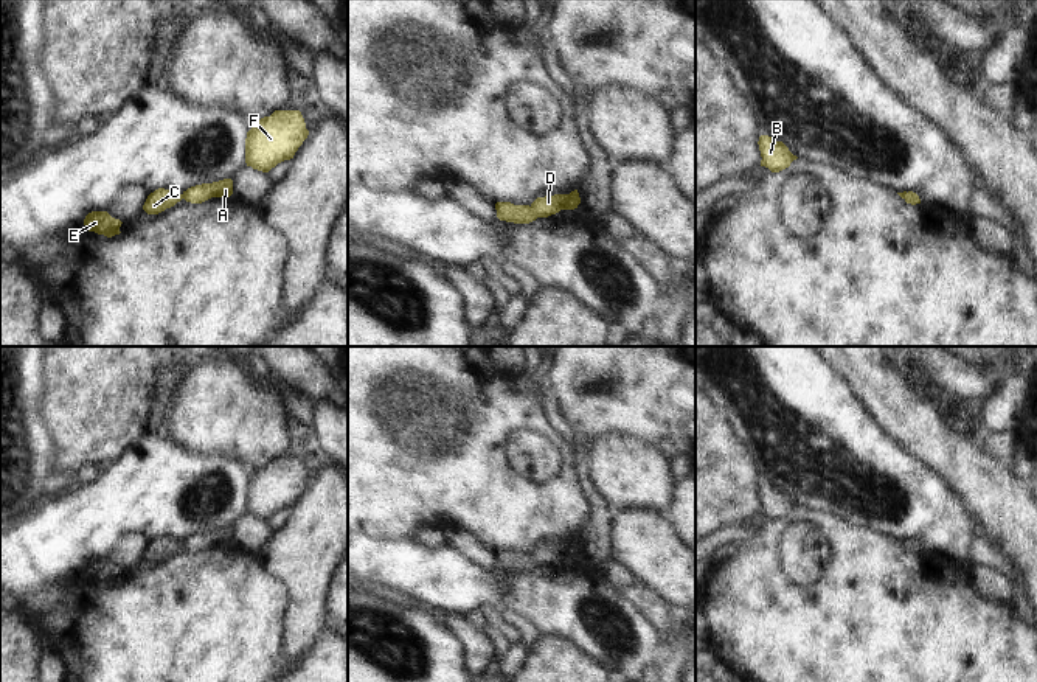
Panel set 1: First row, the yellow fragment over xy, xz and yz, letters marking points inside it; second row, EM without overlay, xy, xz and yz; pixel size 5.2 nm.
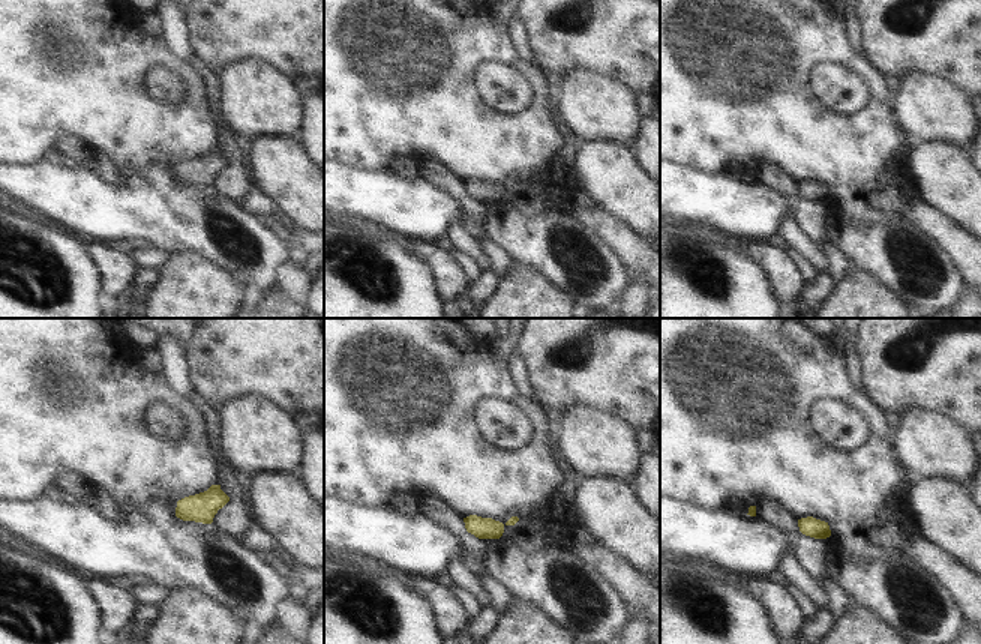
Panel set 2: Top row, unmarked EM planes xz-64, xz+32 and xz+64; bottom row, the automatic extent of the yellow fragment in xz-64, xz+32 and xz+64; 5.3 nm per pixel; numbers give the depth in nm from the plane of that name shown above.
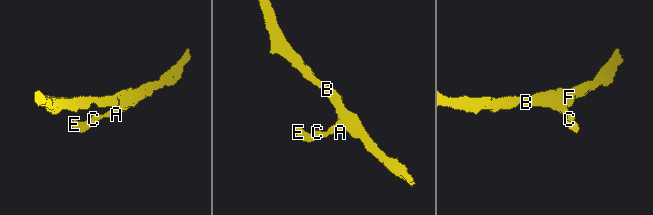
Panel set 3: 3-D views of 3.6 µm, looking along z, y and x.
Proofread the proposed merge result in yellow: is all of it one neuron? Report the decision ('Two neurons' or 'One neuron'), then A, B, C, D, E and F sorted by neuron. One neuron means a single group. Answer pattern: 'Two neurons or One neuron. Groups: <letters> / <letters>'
One neuron. Groups: A B C D E F.

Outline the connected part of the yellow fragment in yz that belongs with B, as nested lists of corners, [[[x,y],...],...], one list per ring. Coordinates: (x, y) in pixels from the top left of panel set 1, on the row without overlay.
[[[761,483],[758,492],[762,505],[761,514],[768,516],[772,520],[789,516],[798,506],[782,489],[776,489],[768,483]]]

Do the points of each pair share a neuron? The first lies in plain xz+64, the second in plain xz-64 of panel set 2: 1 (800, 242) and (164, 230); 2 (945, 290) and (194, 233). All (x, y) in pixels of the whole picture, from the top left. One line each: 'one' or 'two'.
1: two
2: one

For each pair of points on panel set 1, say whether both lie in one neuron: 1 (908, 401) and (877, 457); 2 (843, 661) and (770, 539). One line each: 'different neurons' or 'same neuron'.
1: different neurons
2: same neuron

